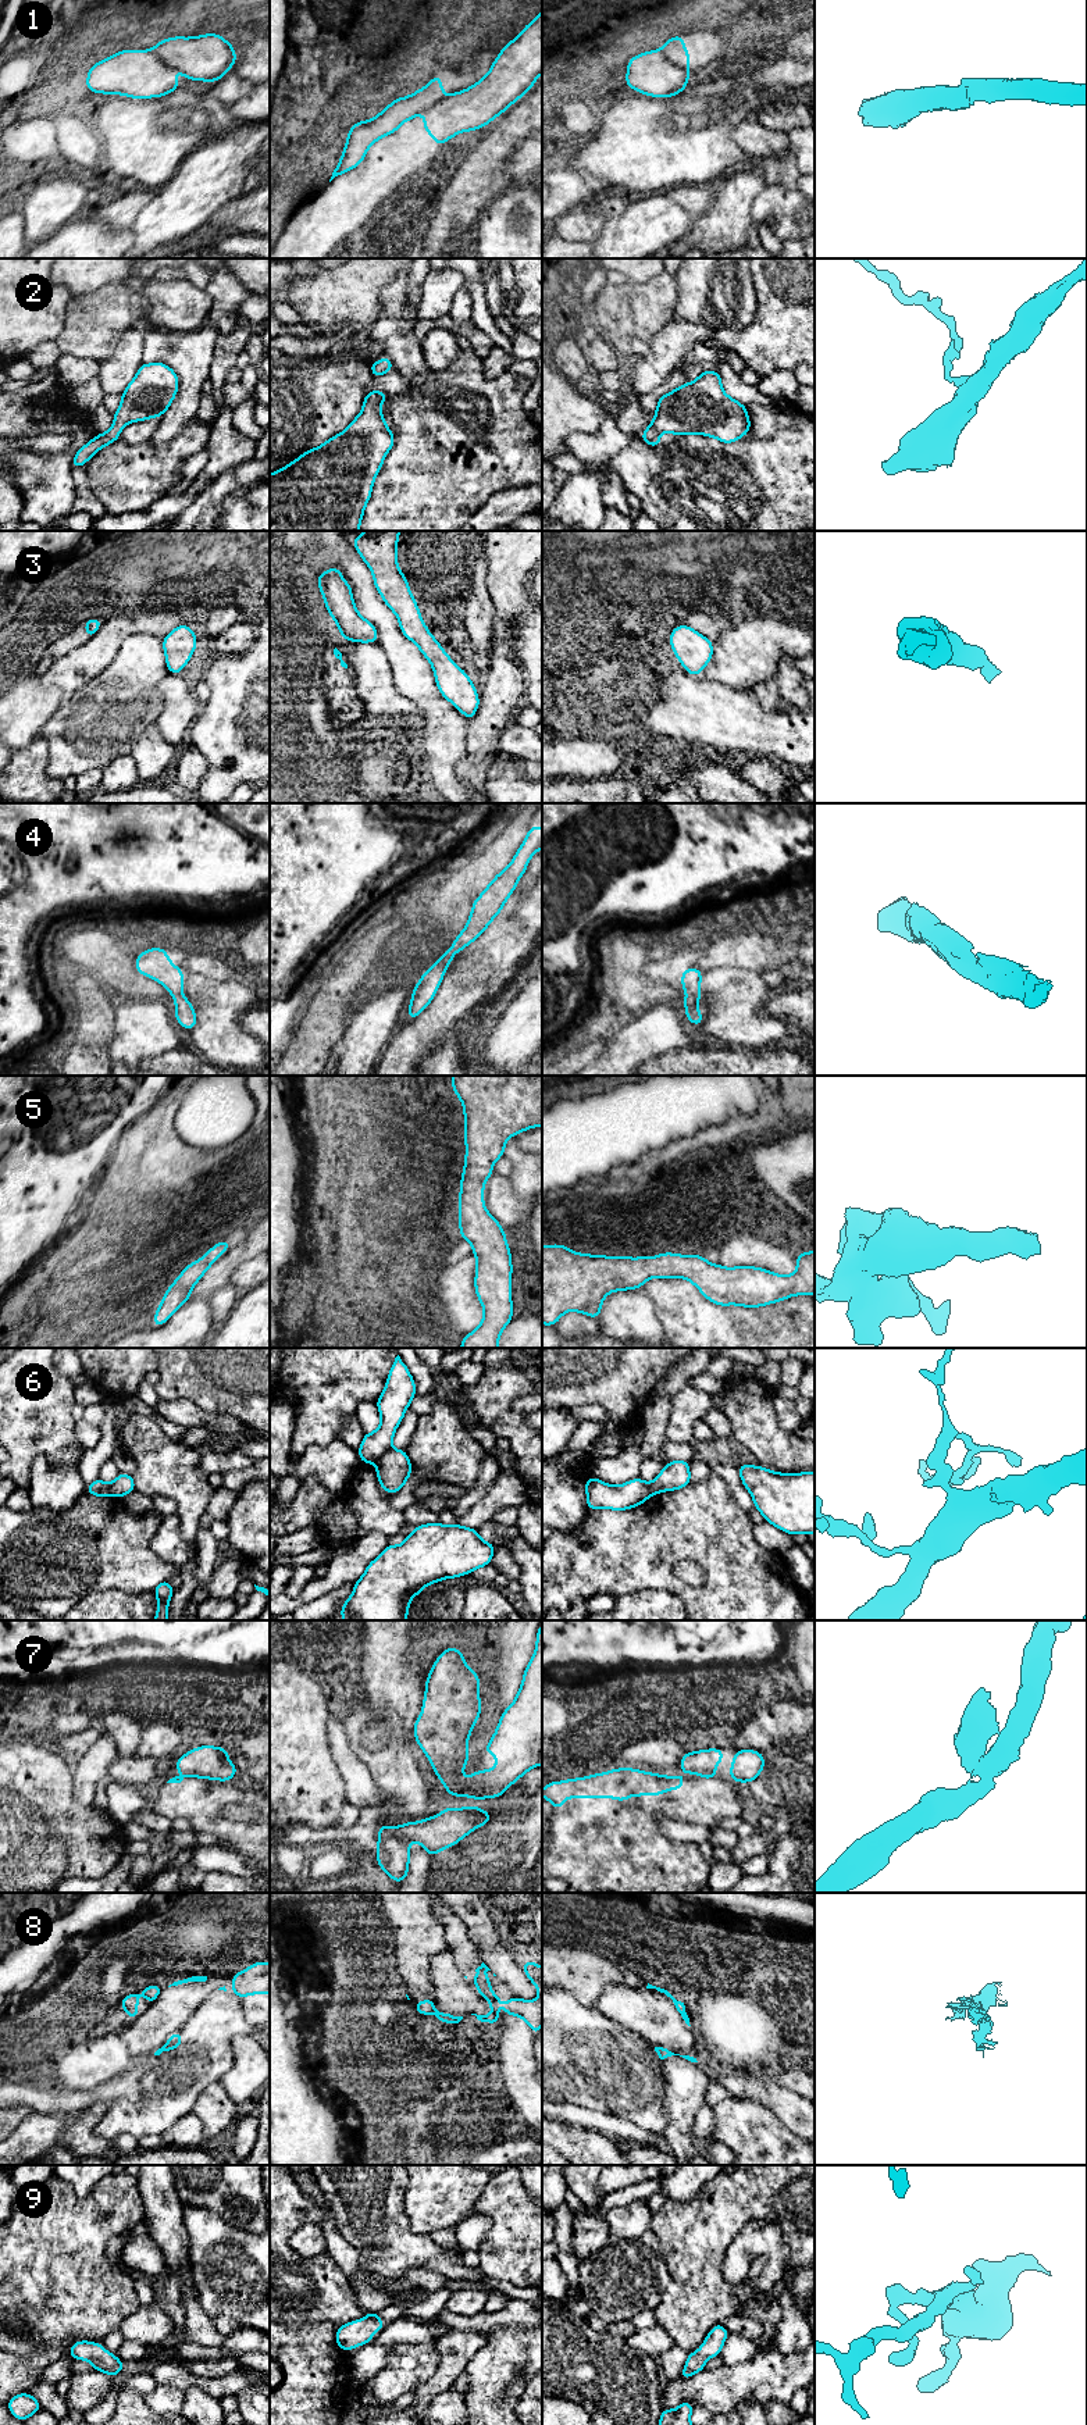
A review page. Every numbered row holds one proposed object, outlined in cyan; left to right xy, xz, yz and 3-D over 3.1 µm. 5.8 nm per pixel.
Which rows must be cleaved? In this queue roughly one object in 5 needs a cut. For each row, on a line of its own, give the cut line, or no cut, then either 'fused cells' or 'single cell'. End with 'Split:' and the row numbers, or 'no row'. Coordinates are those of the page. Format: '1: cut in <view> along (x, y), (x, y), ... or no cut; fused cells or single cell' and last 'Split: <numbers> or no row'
1: cut in yz along (660, 50), (672, 63), (684, 70); fused cells
2: no cut; single cell
3: no cut; single cell
4: no cut; single cell
5: no cut; single cell
6: cut in xz along (389, 1448), (376, 1462); fused cells
7: cut in xz along (469, 1780), (469, 1787), (462, 1794); fused cells
8: cut in xz along (434, 2007), (431, 2011); fused cells
9: no cut; single cell
Split: 1, 6, 7, 8

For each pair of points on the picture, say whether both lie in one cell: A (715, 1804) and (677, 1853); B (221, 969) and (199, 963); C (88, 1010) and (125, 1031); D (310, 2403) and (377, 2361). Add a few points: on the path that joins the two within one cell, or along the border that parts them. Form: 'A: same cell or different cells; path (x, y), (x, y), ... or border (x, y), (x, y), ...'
A: same cell; path (687, 1804), (658, 1804), (649, 1812), (649, 1832)
B: same cell; path (216, 969), (205, 965)
C: different cells; border (116, 1020), (114, 1038), (109, 1045), (110, 1058)
D: different cells; border (345, 2353), (350, 2372)

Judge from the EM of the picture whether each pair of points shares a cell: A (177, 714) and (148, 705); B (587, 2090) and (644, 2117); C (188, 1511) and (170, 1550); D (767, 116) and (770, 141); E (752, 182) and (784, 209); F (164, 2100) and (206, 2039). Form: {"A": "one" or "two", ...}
{"A": "two", "B": "one", "C": "two", "D": "two", "E": "two", "F": "one"}

